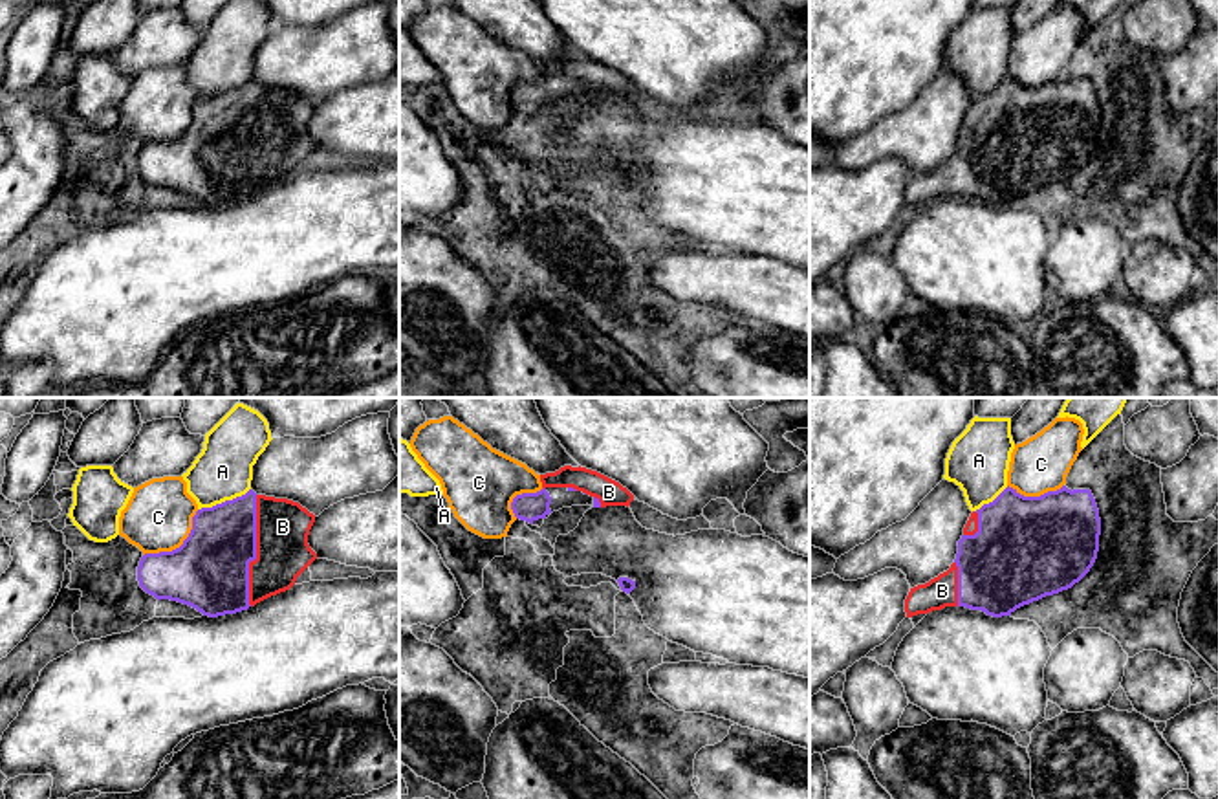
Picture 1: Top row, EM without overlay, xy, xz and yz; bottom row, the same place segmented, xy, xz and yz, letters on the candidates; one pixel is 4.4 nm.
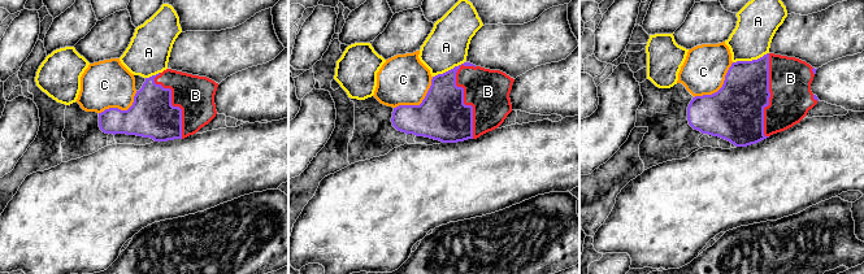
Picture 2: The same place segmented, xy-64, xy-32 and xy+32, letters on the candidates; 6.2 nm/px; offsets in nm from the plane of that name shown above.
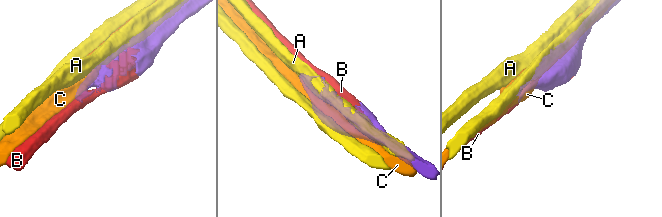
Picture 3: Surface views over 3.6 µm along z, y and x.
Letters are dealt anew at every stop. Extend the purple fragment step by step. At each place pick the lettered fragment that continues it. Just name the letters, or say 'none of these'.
B

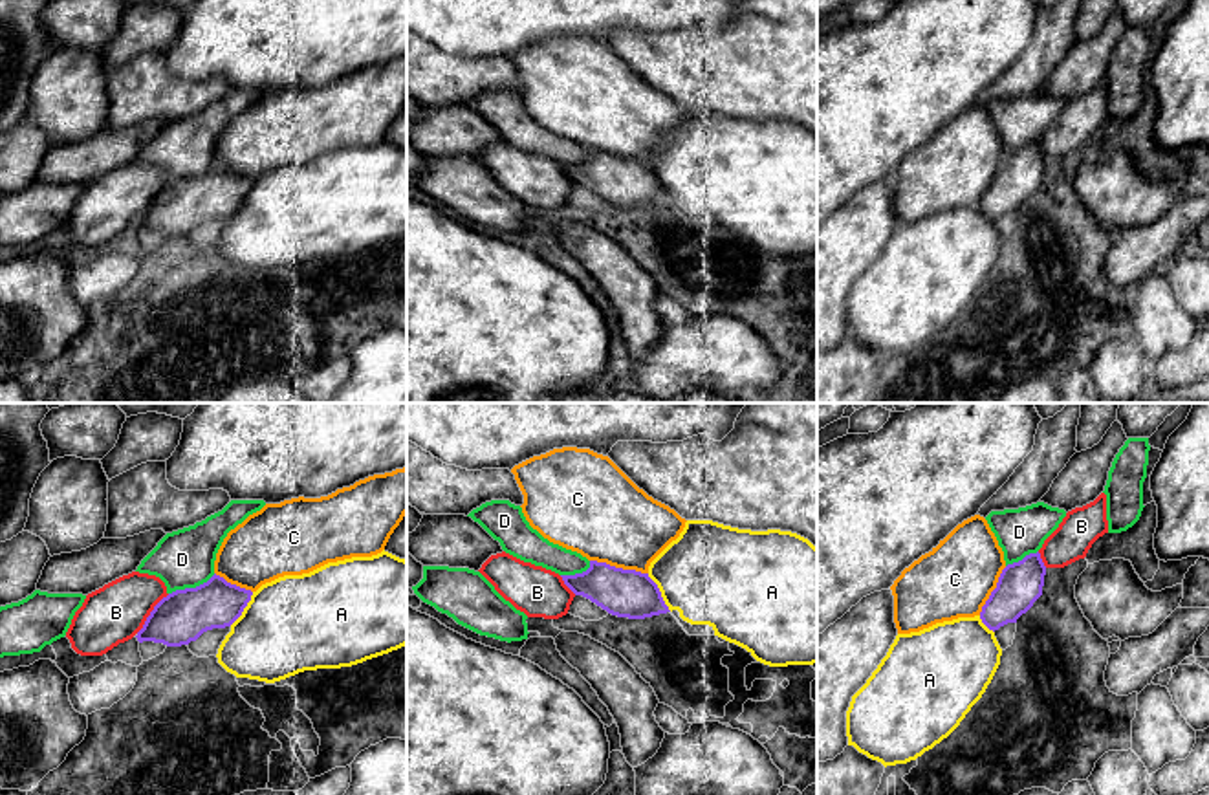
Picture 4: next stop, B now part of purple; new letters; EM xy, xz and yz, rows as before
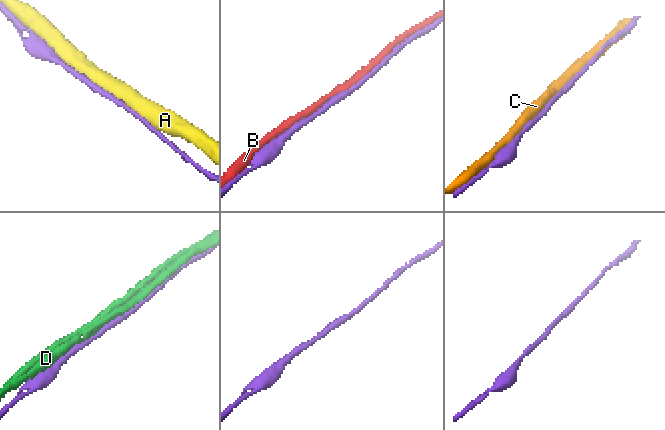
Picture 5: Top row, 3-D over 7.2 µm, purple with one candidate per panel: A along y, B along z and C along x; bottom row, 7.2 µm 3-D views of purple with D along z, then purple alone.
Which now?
none of these

